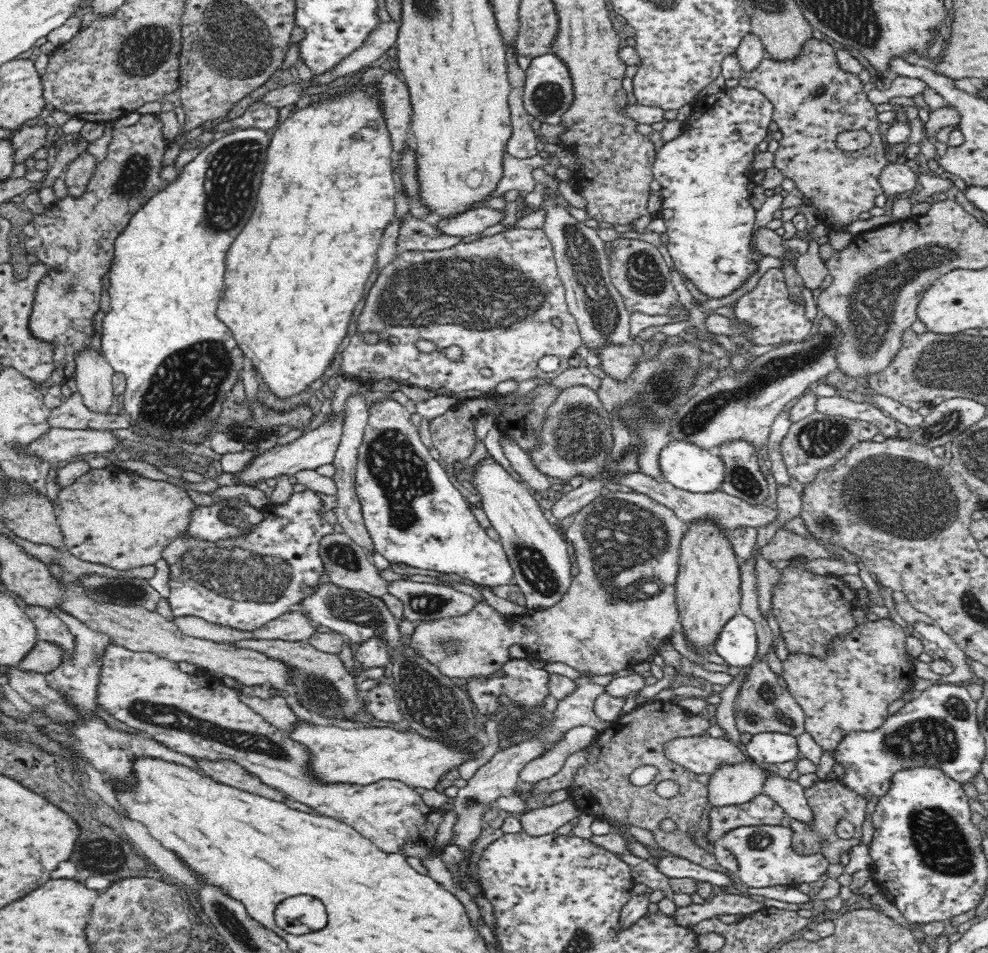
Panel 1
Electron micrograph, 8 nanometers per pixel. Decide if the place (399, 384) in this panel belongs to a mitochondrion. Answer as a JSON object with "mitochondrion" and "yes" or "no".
{"mitochondrion":"no"}

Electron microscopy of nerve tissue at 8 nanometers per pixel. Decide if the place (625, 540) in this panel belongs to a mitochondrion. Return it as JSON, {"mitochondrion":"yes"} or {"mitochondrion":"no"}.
{"mitochondrion":"yes"}

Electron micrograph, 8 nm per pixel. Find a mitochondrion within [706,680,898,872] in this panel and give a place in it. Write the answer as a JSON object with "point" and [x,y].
{"point":[766,709]}

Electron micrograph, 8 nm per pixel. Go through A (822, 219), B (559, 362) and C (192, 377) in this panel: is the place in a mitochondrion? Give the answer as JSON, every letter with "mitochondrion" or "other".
{"A":"other","B":"other","C":"mitochondrion"}

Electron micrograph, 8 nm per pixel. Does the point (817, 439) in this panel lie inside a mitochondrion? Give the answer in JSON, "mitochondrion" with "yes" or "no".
{"mitochondrion":"yes"}

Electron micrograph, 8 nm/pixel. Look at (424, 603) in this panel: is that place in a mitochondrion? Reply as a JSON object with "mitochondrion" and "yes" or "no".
{"mitochondrion":"yes"}

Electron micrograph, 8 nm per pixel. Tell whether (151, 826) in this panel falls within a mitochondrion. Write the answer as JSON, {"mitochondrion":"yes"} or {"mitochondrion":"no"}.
{"mitochondrion":"no"}

